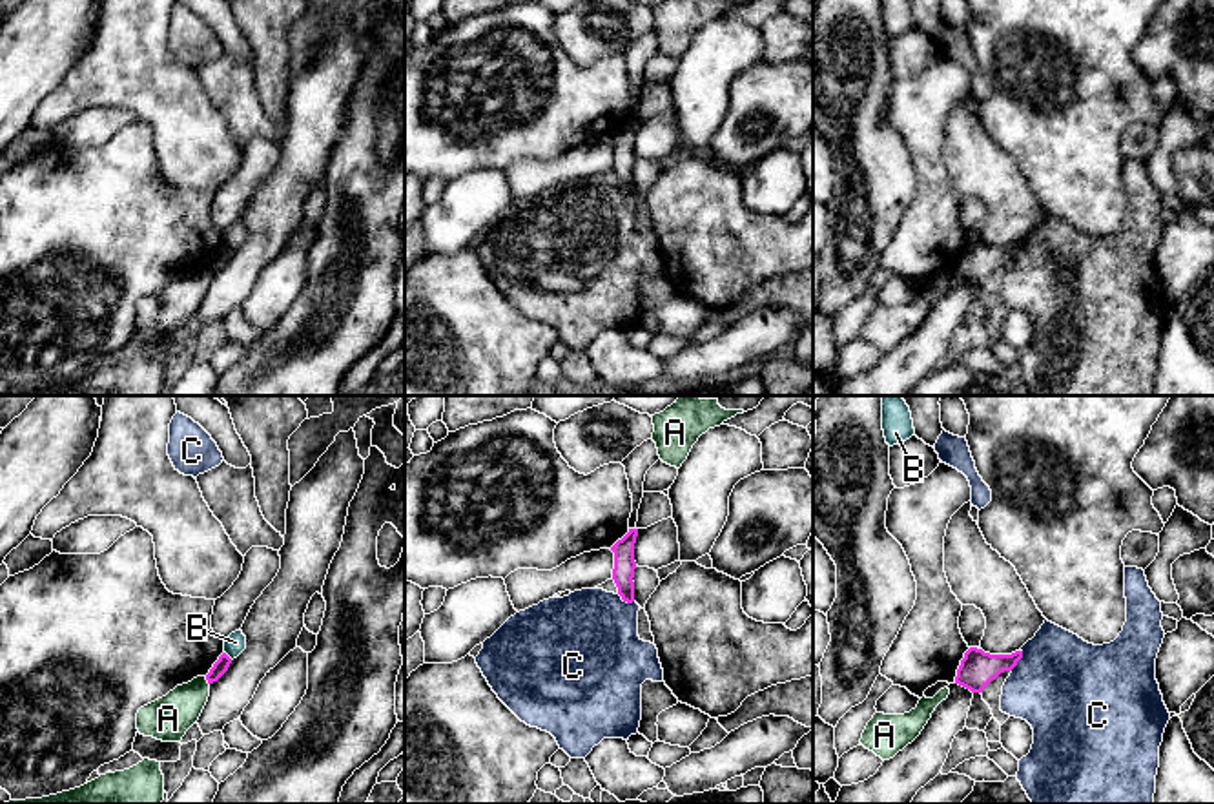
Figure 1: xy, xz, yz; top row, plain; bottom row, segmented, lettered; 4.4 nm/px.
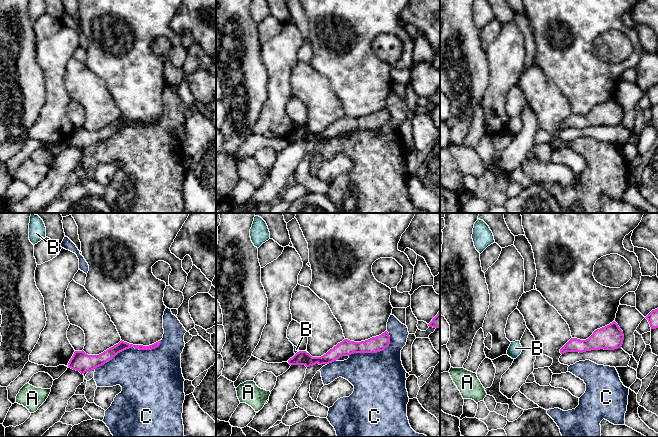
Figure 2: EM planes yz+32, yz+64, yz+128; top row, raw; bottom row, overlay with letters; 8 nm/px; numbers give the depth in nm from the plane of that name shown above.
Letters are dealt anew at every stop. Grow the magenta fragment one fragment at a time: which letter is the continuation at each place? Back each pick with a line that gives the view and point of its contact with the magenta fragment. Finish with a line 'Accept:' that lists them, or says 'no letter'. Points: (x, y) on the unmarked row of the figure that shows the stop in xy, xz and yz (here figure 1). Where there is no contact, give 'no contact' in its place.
Accept: no letter

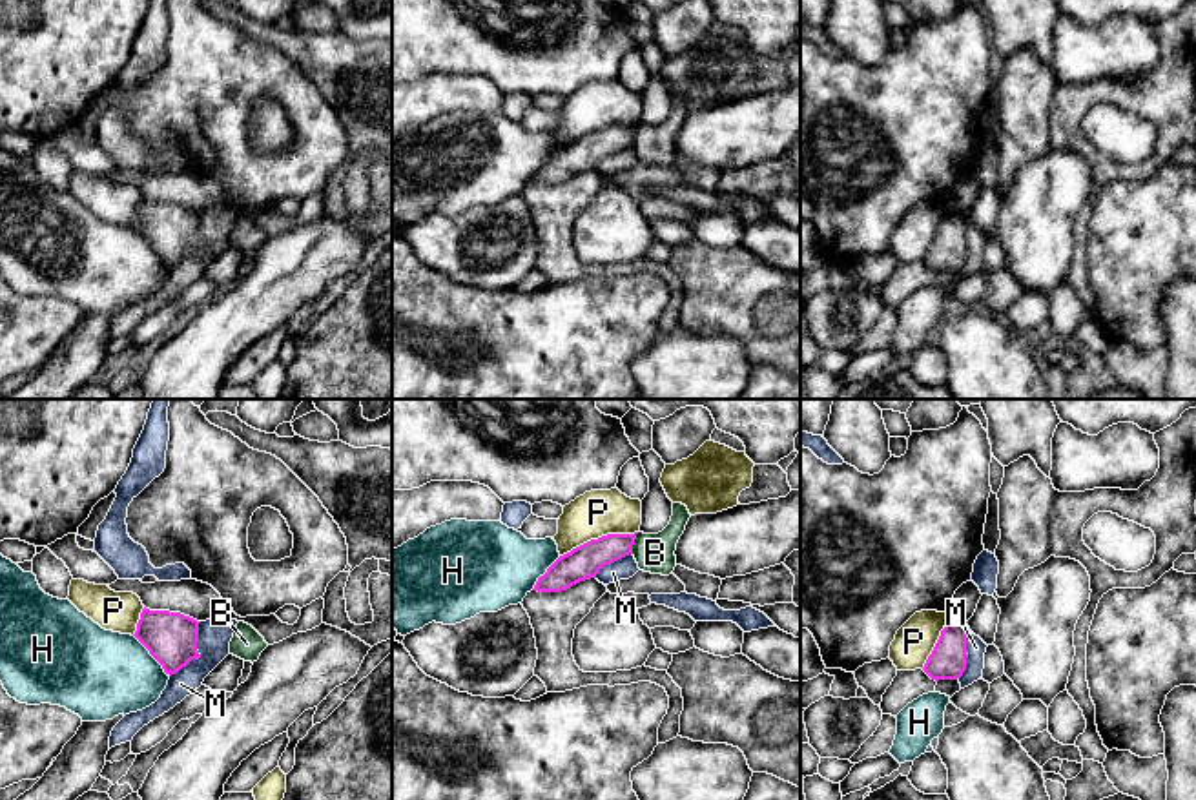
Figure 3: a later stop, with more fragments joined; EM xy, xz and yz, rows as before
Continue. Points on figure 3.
Accept: no letter

